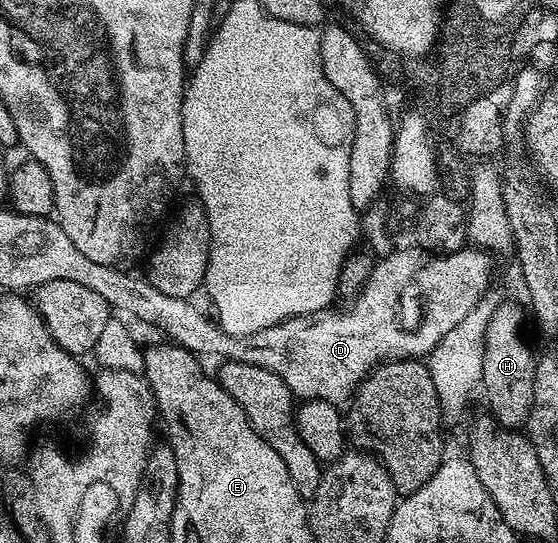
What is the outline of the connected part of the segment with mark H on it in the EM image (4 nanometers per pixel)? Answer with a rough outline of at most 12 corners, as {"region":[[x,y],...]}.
{"region":[[498,302],[483,353],[485,399],[502,427],[524,428],[537,359],[527,311]]}

